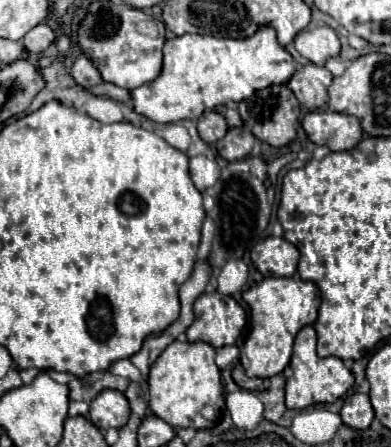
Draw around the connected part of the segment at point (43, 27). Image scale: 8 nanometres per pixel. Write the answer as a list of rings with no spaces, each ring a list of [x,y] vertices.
[[[38,24],[36,28],[32,28],[24,38],[24,48],[30,52],[30,54],[42,54],[52,42],[56,40],[52,28],[48,24]]]

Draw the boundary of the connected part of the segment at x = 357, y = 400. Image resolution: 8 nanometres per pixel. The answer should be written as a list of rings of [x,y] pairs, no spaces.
[[[352,394],[350,398],[346,398],[340,410],[340,418],[354,430],[366,430],[374,420],[374,410],[370,406],[368,394]]]

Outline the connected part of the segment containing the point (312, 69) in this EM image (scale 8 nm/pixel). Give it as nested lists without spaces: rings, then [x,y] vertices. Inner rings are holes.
[[[306,64],[300,66],[292,78],[288,80],[290,90],[294,90],[296,98],[308,110],[318,110],[328,102],[328,86],[332,82],[332,74],[324,66]]]

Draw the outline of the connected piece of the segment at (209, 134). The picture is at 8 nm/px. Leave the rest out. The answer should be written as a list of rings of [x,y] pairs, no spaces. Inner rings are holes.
[[[206,110],[198,120],[198,134],[208,144],[214,144],[216,140],[220,140],[226,134],[226,130],[228,130],[228,124],[220,112]]]

